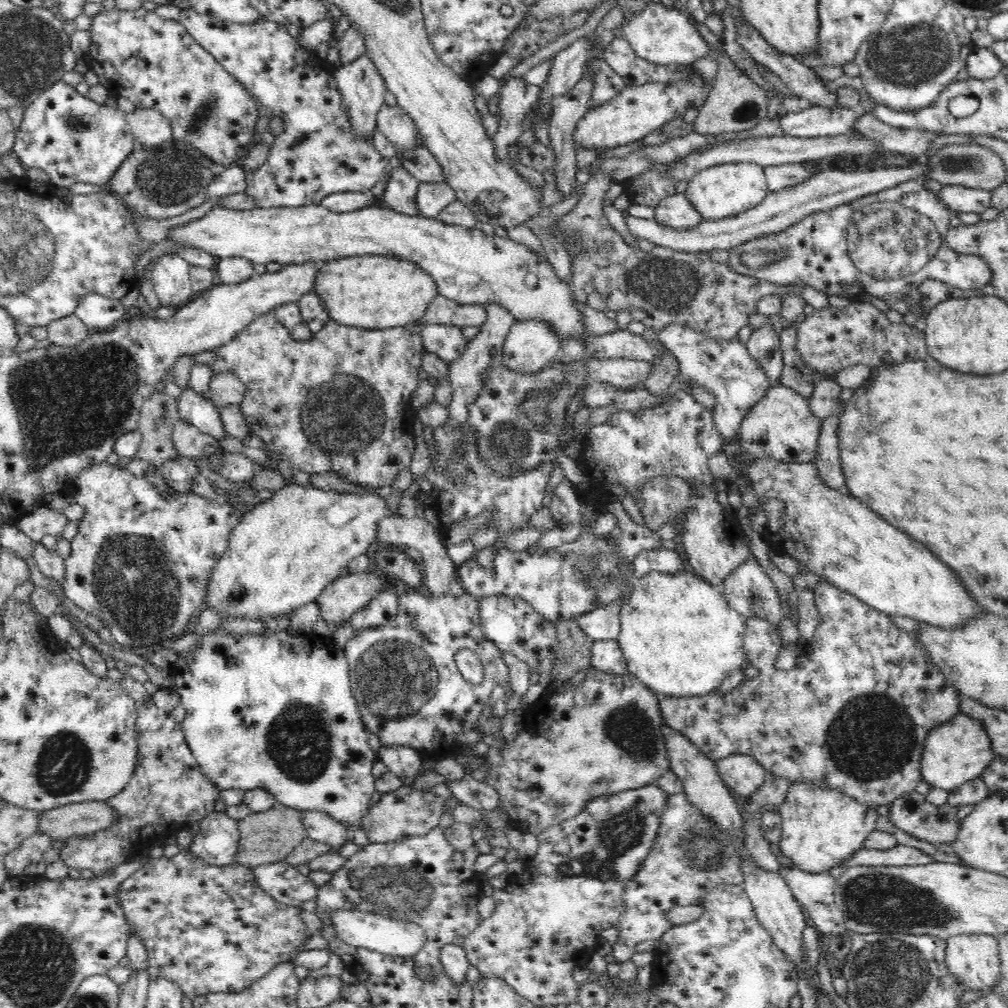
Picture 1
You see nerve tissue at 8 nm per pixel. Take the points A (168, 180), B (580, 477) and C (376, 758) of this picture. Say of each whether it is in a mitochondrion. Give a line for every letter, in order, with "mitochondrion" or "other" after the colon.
A: mitochondrion
B: other
C: other

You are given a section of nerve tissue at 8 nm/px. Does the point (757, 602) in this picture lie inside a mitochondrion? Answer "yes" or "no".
yes

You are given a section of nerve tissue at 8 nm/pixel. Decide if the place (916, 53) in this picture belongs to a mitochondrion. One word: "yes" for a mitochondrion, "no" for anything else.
yes

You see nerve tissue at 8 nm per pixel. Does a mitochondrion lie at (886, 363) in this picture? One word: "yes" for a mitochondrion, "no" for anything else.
no

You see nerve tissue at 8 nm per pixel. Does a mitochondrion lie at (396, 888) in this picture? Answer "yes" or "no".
yes

